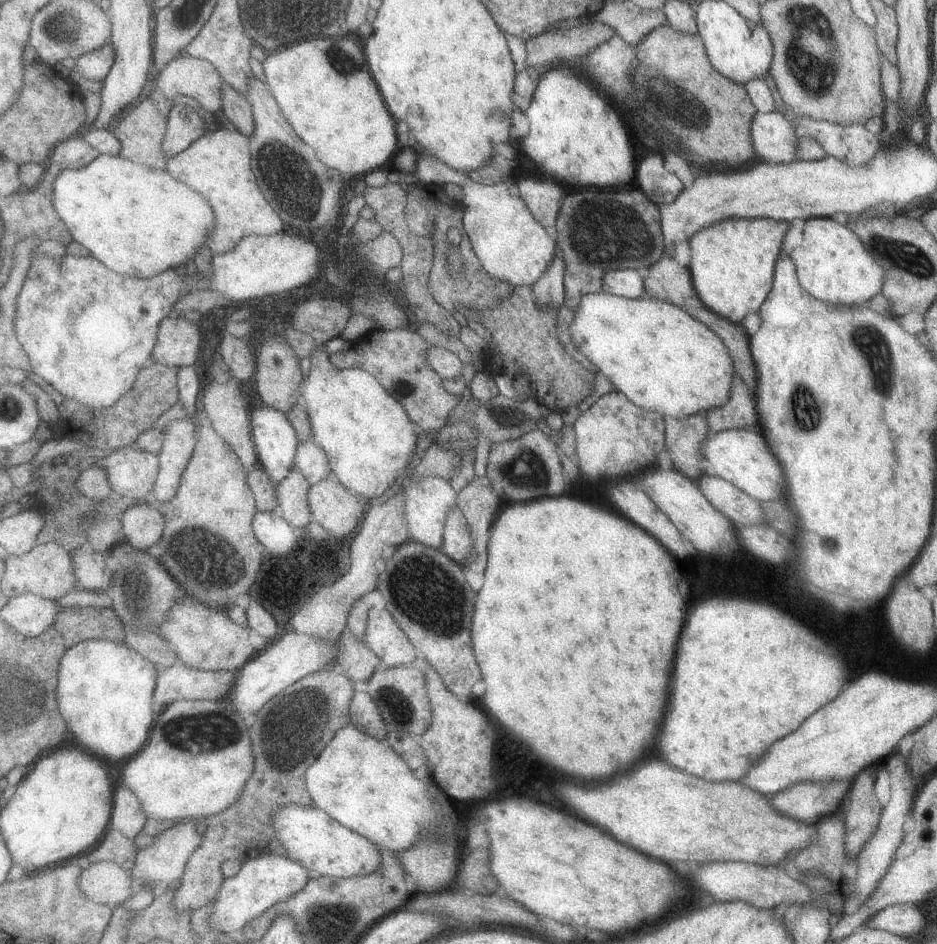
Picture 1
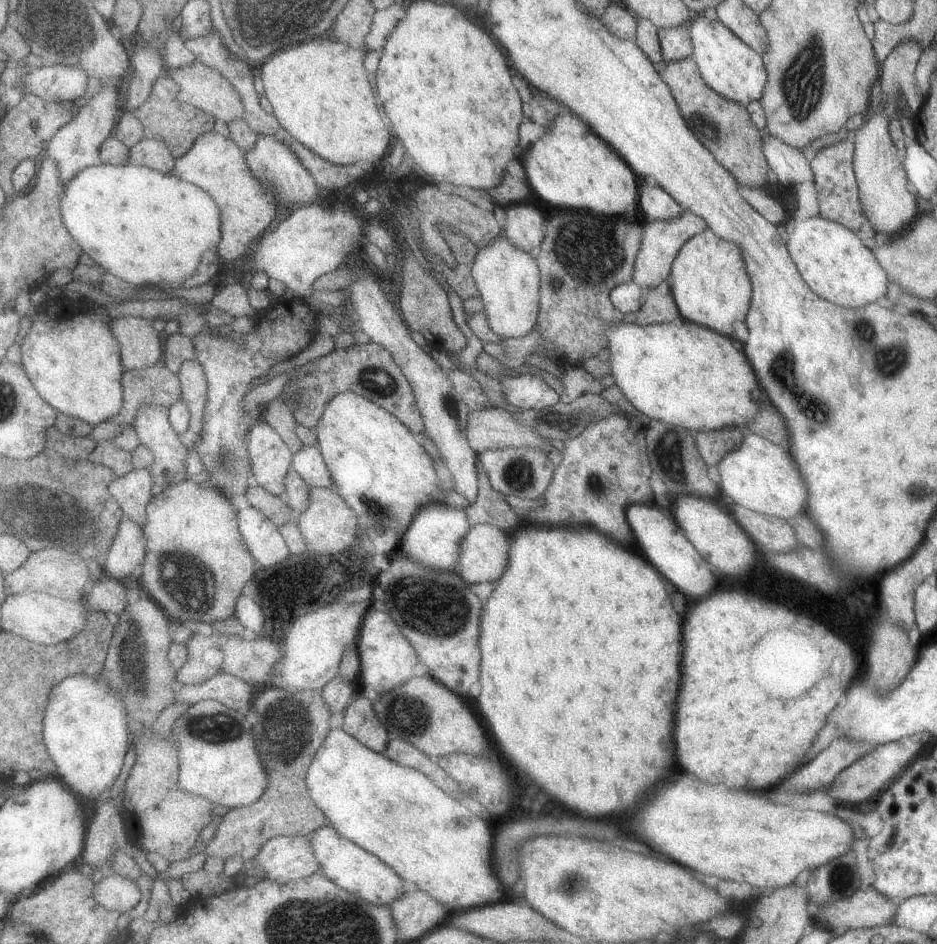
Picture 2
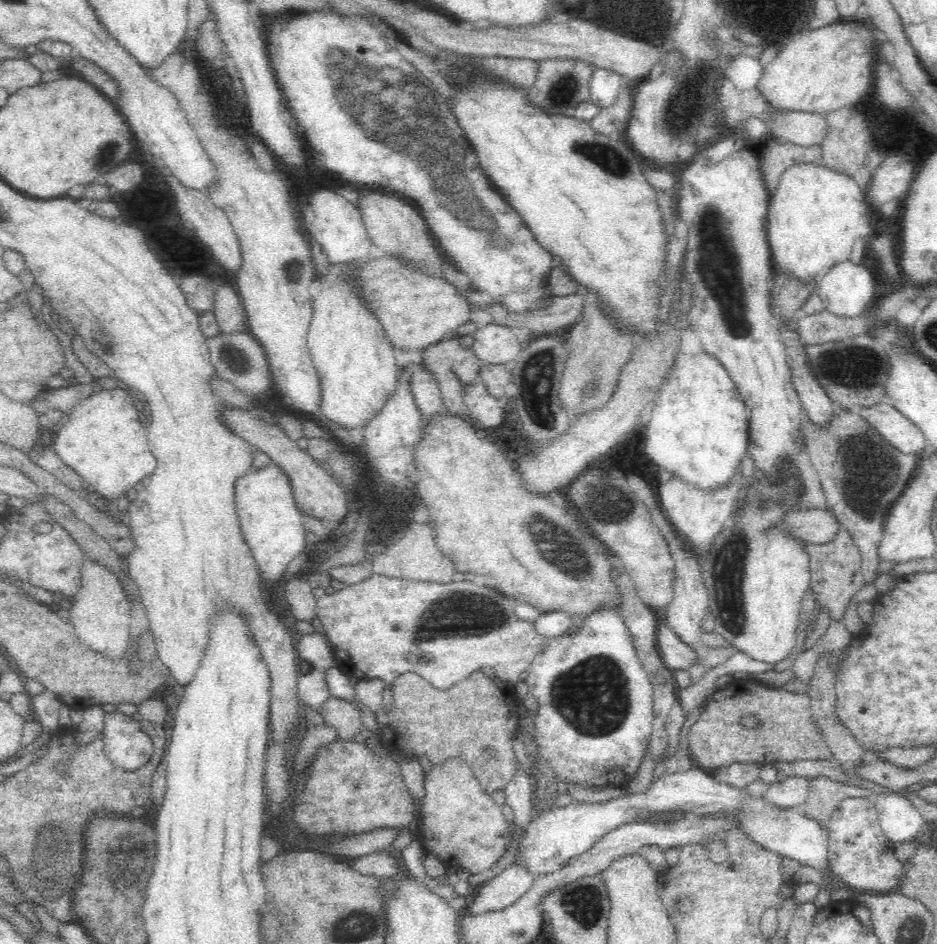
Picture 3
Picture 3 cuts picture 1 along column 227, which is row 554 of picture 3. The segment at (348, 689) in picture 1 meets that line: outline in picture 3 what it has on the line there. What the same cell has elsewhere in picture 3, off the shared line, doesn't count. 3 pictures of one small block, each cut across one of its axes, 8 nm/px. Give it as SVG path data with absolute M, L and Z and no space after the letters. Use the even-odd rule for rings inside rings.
M842 528L838 536L828 544L808 544L806 552L810 554L810 570L812 570L812 592L816 596L818 612L830 612L832 620L844 618L844 612L848 608L850 598L860 592L860 586L864 586L864 572L862 572L862 554L858 550L858 544L854 542L854 536Z

